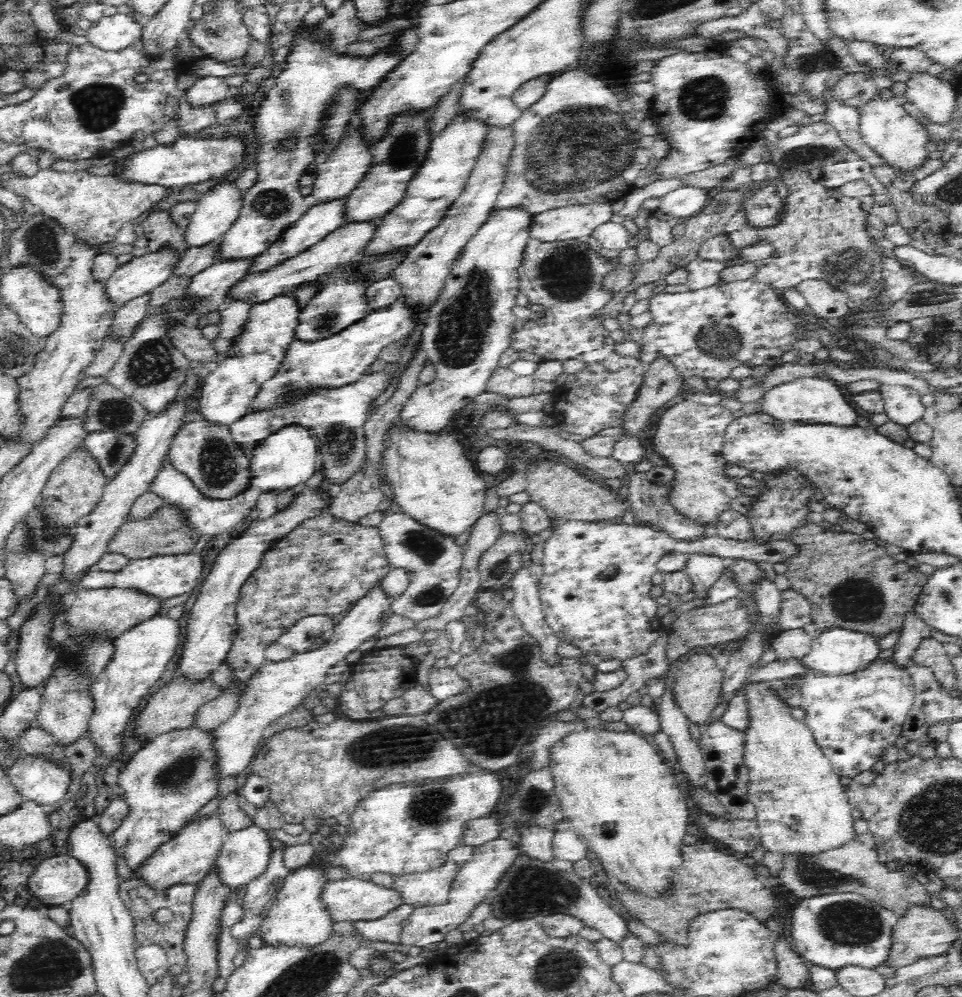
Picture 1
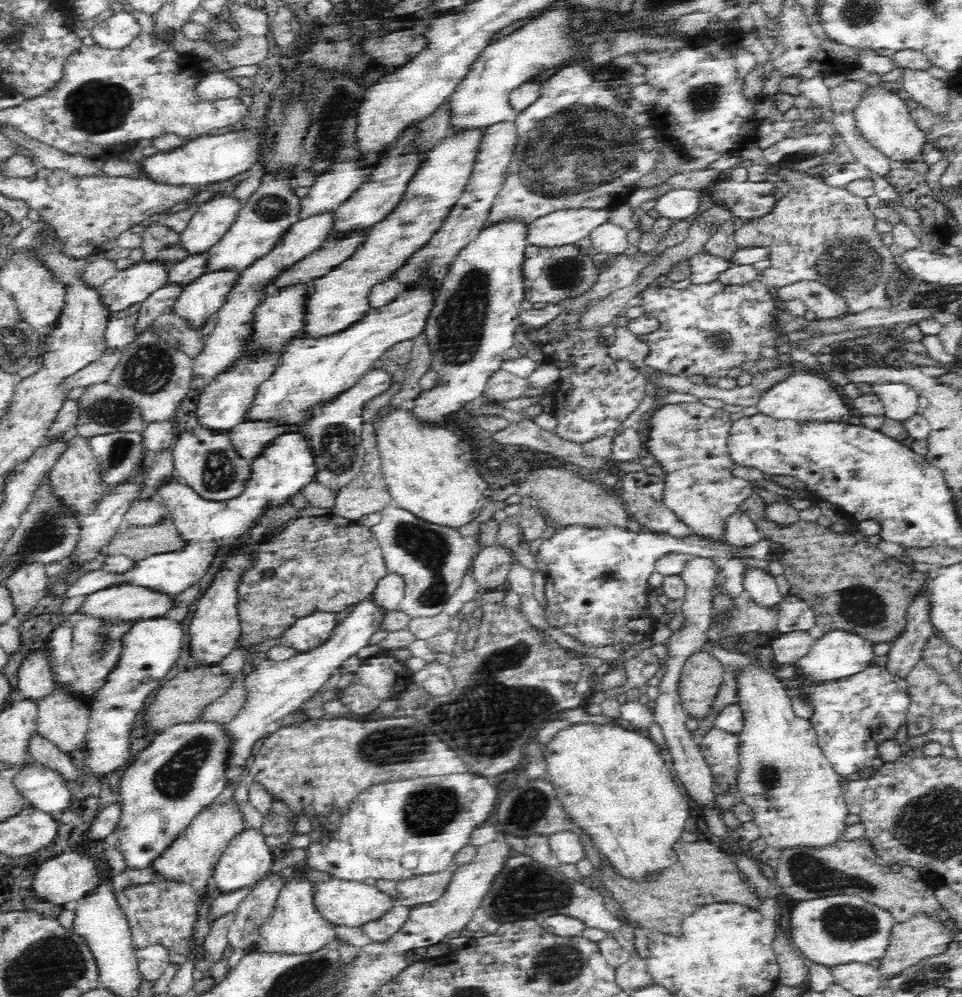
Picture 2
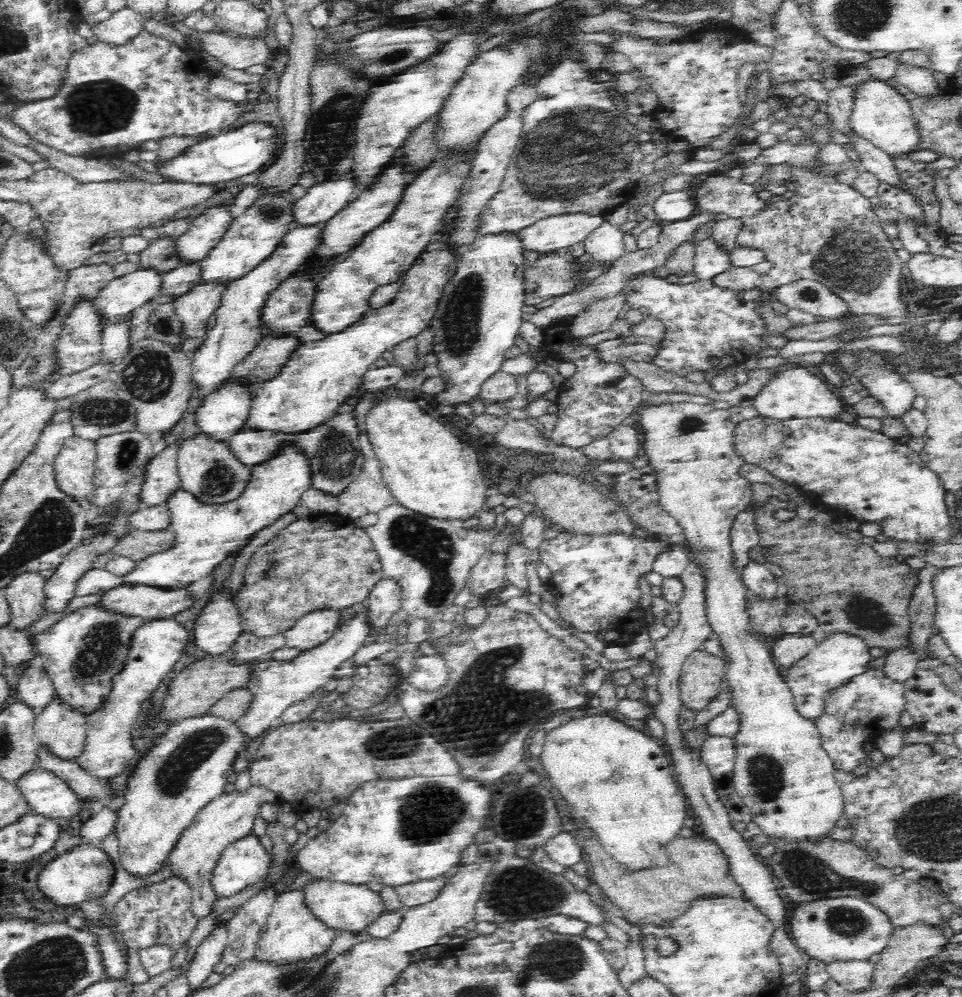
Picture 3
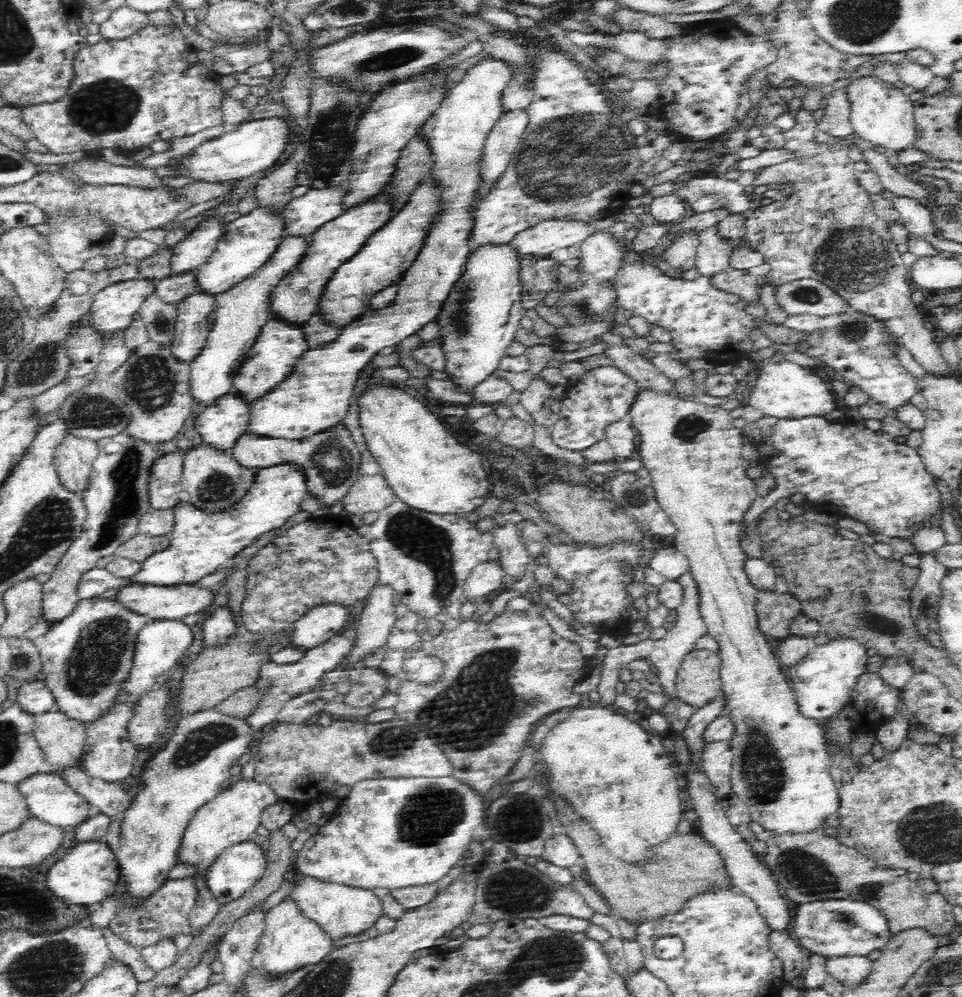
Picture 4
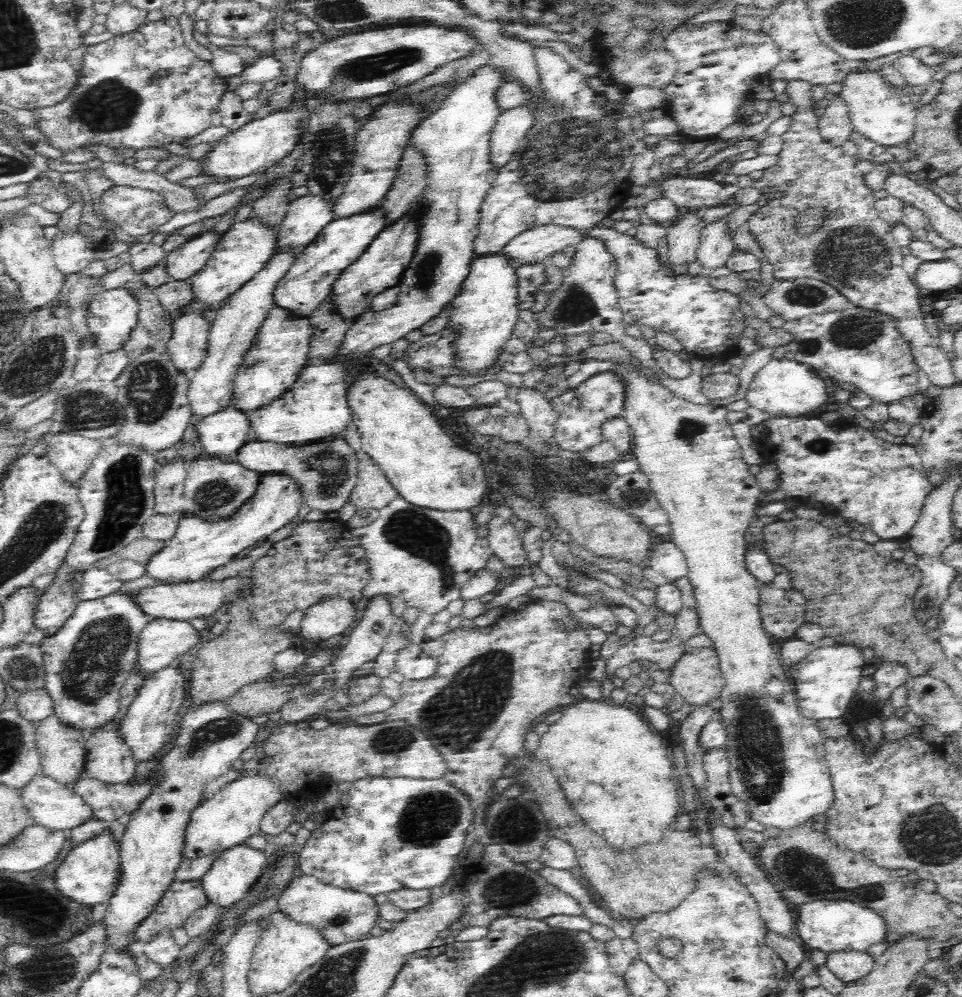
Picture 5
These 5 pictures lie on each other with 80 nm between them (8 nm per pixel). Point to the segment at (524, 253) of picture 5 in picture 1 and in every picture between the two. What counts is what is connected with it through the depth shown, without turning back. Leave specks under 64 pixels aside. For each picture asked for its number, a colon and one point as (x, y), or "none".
1: (569, 222)
2: (563, 228)
3: (548, 235)
4: (540, 241)

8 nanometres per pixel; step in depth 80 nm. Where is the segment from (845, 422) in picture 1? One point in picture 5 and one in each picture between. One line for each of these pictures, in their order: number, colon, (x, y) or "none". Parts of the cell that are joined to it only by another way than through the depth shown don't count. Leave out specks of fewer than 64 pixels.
2: (802, 396)
3: (791, 392)
4: (783, 390)
5: (784, 388)

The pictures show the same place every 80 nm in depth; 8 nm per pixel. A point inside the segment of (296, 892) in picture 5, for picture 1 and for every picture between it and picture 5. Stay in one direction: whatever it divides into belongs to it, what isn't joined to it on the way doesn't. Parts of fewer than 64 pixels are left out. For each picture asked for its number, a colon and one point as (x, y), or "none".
1: (350, 900)
2: (341, 903)
3: (339, 906)
4: (341, 911)

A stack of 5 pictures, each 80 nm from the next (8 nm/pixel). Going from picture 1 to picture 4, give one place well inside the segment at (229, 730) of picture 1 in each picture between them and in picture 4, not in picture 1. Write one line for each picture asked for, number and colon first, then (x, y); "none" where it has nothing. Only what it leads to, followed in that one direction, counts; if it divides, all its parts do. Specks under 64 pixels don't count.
2: (275, 689)
3: (276, 685)
4: (280, 683)

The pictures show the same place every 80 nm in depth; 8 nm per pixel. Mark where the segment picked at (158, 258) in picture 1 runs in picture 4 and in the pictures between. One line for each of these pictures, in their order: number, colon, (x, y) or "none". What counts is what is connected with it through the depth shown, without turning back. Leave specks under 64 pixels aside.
2: (133, 285)
3: (122, 295)
4: (113, 309)

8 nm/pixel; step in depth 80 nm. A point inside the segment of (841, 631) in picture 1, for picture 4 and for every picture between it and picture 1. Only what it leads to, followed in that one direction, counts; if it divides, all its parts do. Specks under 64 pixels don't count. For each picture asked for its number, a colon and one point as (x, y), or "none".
2: (838, 654)
3: (837, 660)
4: (823, 681)

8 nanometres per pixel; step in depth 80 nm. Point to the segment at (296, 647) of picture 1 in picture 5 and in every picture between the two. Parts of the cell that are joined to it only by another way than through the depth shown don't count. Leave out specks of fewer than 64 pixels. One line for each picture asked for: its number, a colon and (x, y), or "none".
2: (313, 630)
3: (313, 629)
4: (319, 624)
5: (331, 616)

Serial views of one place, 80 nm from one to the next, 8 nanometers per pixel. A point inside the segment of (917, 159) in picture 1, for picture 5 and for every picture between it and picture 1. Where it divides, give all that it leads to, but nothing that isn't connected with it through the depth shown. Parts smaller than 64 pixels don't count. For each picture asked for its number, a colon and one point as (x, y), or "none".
2: (883, 118)
3: (881, 115)
4: (881, 113)
5: (881, 111)

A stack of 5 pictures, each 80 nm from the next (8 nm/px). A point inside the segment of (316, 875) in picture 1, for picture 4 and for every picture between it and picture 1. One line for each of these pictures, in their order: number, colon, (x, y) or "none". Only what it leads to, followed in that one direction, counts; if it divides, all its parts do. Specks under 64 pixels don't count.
2: (294, 927)
3: (291, 934)
4: (289, 942)

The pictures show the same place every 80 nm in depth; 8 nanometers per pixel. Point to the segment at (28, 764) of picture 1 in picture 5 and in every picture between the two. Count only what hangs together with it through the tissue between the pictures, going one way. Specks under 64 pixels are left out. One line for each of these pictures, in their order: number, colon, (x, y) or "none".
2: (45, 790)
3: (47, 795)
4: (49, 798)
5: (52, 805)

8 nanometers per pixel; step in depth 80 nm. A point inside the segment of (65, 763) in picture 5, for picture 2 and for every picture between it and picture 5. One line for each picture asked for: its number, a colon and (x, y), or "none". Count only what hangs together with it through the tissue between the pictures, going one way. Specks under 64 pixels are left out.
2: (64, 721)
3: (61, 732)
4: (62, 740)

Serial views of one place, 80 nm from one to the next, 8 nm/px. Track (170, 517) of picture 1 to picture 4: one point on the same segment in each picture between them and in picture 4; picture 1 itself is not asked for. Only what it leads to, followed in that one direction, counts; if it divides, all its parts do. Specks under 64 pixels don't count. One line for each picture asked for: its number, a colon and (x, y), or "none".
2: (137, 542)
3: (137, 545)
4: (142, 546)

